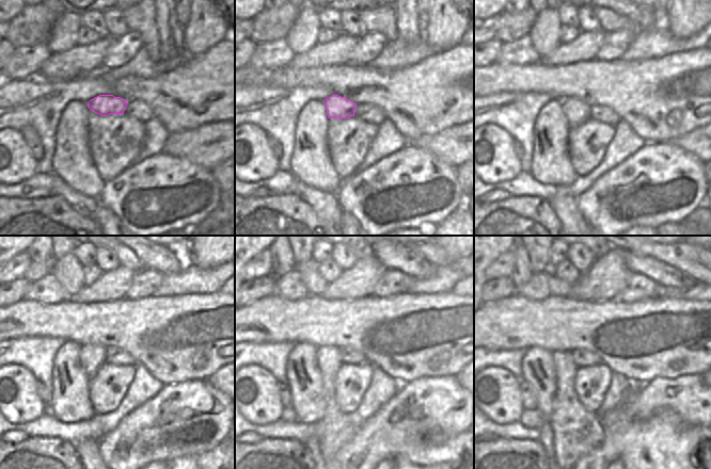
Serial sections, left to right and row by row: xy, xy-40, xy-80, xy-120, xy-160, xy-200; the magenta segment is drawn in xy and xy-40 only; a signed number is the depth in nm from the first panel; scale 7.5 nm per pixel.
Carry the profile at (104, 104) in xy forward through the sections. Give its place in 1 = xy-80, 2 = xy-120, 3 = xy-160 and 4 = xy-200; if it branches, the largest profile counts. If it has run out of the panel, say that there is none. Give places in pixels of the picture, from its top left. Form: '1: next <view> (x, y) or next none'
1: next xy-80 (577, 111)
2: next xy-120 (92, 356)
3: next xy-160 (335, 429)
4: next xy-200 (577, 431)

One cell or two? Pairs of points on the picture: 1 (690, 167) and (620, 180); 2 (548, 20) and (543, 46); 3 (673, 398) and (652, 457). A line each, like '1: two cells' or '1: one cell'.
1: one cell
2: one cell
3: two cells

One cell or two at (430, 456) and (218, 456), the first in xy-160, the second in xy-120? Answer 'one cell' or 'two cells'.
one cell

